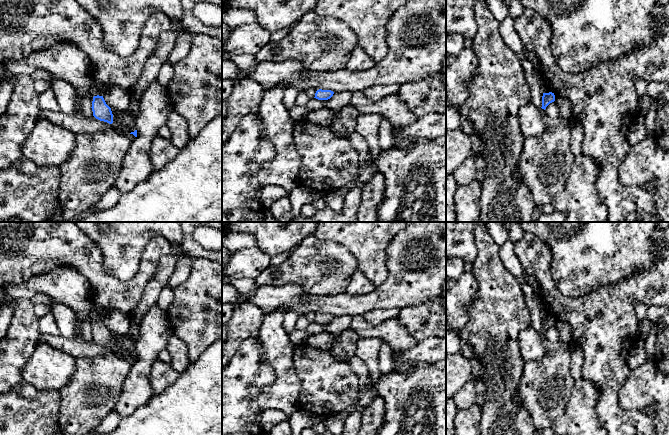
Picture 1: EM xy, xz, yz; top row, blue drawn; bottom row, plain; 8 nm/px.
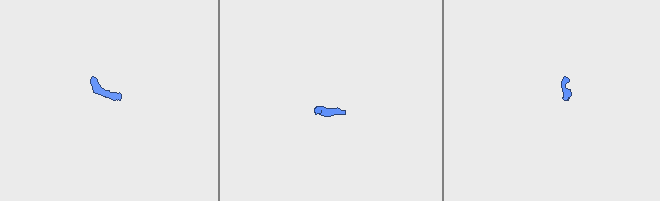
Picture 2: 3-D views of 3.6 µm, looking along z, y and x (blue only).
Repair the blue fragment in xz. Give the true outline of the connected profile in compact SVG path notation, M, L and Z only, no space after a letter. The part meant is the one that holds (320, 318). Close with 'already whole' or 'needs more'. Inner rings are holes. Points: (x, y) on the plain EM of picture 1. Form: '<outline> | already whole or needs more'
M319 313L315 317L315 321L318 324L328 324L333 320L334 316L331 314L322 314Z | already whole

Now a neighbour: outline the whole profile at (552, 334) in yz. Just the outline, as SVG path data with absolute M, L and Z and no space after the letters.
M555 326L550 327L547 331L546 331L546 337L552 341L552 342L556 342L559 340L559 334L558 334L558 330L555 328Z

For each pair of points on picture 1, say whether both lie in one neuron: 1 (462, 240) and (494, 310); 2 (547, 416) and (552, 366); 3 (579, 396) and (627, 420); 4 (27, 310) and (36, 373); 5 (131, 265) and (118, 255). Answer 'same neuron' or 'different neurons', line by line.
1: different neurons
2: same neuron
3: different neurons
4: different neurons
5: same neuron

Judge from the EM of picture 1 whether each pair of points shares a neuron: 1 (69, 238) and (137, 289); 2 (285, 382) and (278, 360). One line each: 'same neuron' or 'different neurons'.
1: same neuron
2: same neuron

